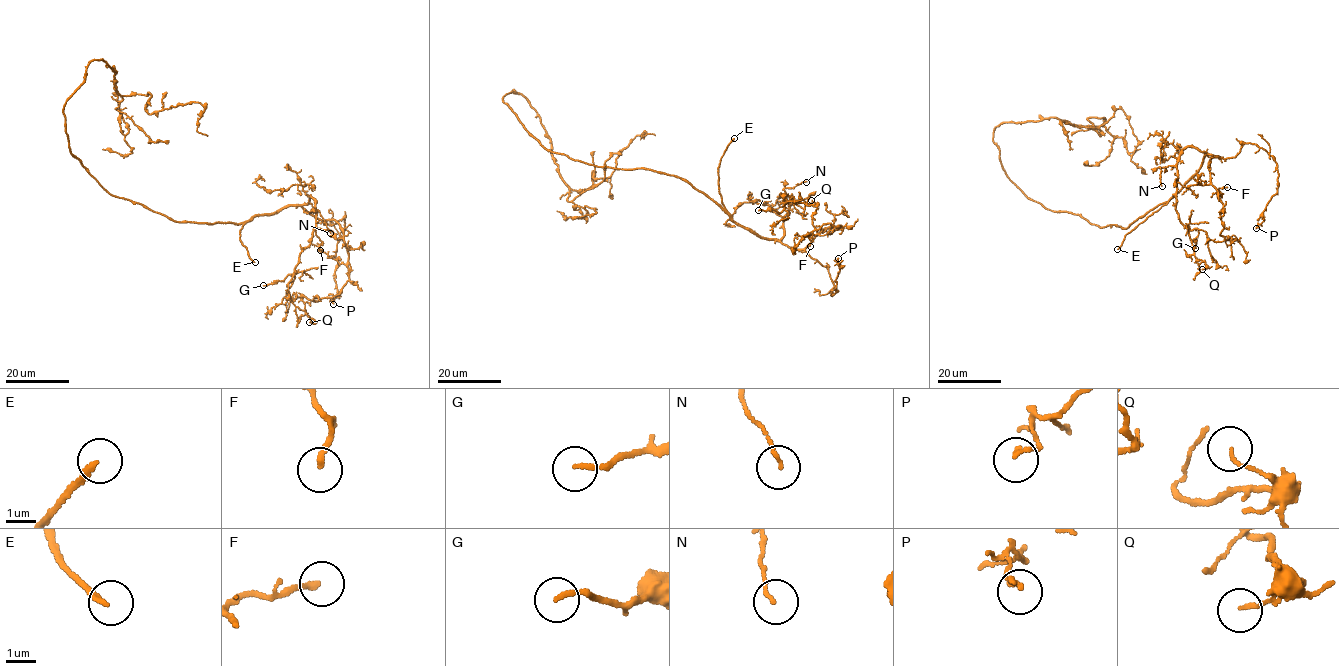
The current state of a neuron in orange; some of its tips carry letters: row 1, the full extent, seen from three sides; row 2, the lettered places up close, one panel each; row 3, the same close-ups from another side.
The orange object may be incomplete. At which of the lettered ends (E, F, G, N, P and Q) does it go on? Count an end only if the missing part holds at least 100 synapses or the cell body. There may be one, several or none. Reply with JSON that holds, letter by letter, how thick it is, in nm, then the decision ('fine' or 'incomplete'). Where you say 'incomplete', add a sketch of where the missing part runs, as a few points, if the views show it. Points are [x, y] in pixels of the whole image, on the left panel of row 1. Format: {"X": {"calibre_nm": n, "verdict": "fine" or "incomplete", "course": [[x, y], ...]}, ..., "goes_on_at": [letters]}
{"E": {"calibre_nm": 170, "verdict": "incomplete", "course": [[255, 262], [277, 289], [286, 333], [306, 346], [316, 344], [360, 314], [372, 257], [371, 250], [367, 252]]}, "F": {"calibre_nm": 190, "verdict": "fine"}, "G": {"calibre_nm": 150, "verdict": "fine"}, "N": {"calibre_nm": 110, "verdict": "fine"}, "P": {"calibre_nm": 130, "verdict": "fine"}, "Q": {"calibre_nm": 110, "verdict": "fine"}, "goes_on_at": ["E"]}

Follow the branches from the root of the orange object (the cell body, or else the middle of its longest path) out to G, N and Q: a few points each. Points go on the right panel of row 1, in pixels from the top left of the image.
G: (1093, 224), (1125, 228), (1166, 202), (1200, 168), (1193, 147), (1175, 209), (1195, 248)
N: (1093, 224), (1125, 228), (1175, 195), (1200, 168), (1206, 153), (1187, 146), (1174, 165), (1159, 168), (1162, 186)
Q: (1093, 224), (1125, 228), (1166, 202), (1200, 168), (1206, 153), (1193, 147), (1176, 165), (1175, 209), (1202, 269)

